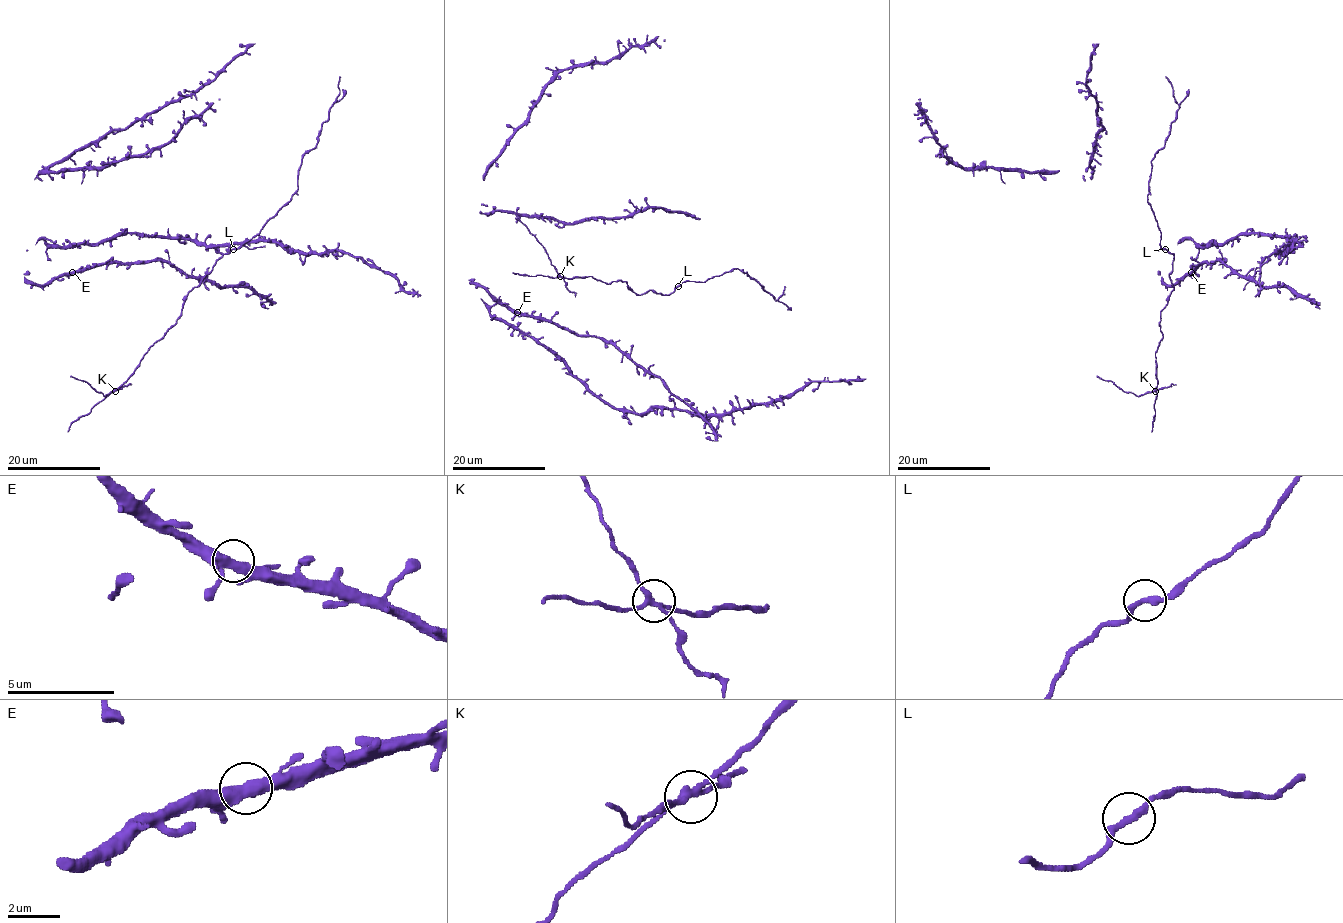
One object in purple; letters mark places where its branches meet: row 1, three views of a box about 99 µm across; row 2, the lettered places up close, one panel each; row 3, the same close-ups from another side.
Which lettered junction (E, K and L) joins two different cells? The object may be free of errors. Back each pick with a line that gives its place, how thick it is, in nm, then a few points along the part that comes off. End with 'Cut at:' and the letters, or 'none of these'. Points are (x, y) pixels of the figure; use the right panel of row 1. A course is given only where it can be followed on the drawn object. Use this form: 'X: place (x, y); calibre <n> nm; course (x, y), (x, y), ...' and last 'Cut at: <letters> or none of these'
K: place (1155, 391); calibre 240 nm; course (1154, 390), (1138, 396), (1097, 375)
Cut at: K

